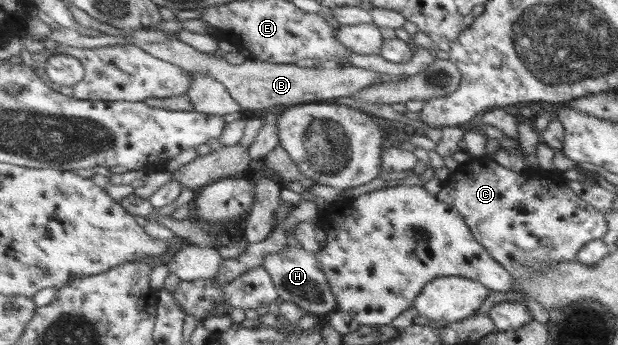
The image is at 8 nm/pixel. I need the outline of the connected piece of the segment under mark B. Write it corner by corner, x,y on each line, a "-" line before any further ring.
153,28
135,29
128,37
133,44
147,50
161,60
172,62
192,74
201,72
207,76
217,78
223,82
235,99
241,103
243,110
266,110
271,106
295,106
303,103
331,102
343,96
355,95
357,91
387,82
402,82
407,80
407,75
389,75
367,68
356,67
347,64
345,67
339,66
314,66
304,67
303,64
279,64
267,62
257,58
248,58
243,64
233,64
226,59
225,55
219,57
213,53
206,53
188,42
175,36
175,33
163,32
163,30

